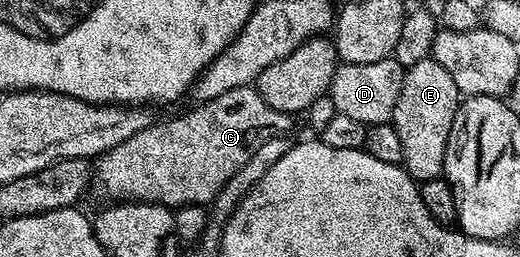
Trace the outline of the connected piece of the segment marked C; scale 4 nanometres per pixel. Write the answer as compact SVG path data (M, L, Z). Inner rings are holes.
M253 86L227 90L227 94L219 94L219 98L211 98L193 107L197 108L183 113L182 116L173 116L170 120L159 121L158 124L157 121L151 122L146 128L139 130L139 134L131 134L131 138L127 138L127 142L119 142L119 146L115 146L109 152L104 152L102 156L96 157L95 163L91 168L92 191L95 190L99 195L106 196L106 201L109 202L162 204L162 206L170 210L187 207L189 204L208 205L217 197L219 190L223 190L223 186L231 178L231 174L235 174L235 170L239 170L239 166L243 166L243 162L247 162L247 158L251 158L251 154L255 154L255 150L259 150L259 146L263 146L263 142L288 133L290 131L288 128L292 126L294 120L290 113L280 112L271 106L267 106L267 102L263 102L263 98L257 93L256 87Z

